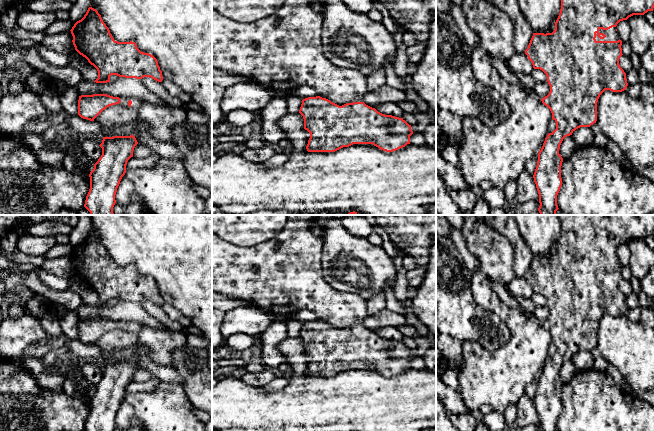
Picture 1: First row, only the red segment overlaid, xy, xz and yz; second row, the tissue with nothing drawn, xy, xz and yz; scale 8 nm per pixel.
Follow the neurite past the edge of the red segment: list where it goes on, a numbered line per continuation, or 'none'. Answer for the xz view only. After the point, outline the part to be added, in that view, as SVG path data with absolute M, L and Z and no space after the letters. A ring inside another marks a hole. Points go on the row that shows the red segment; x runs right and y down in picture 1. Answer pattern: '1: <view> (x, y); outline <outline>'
none

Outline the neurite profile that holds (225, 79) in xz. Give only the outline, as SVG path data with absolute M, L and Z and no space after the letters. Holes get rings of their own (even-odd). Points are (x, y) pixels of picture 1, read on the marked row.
M212 67L212 84L218 84L223 88L229 88L240 83L257 83L255 78L222 71Z

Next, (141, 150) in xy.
M138 143L133 151L133 157L135 158L147 158L151 156L152 150L145 144Z

